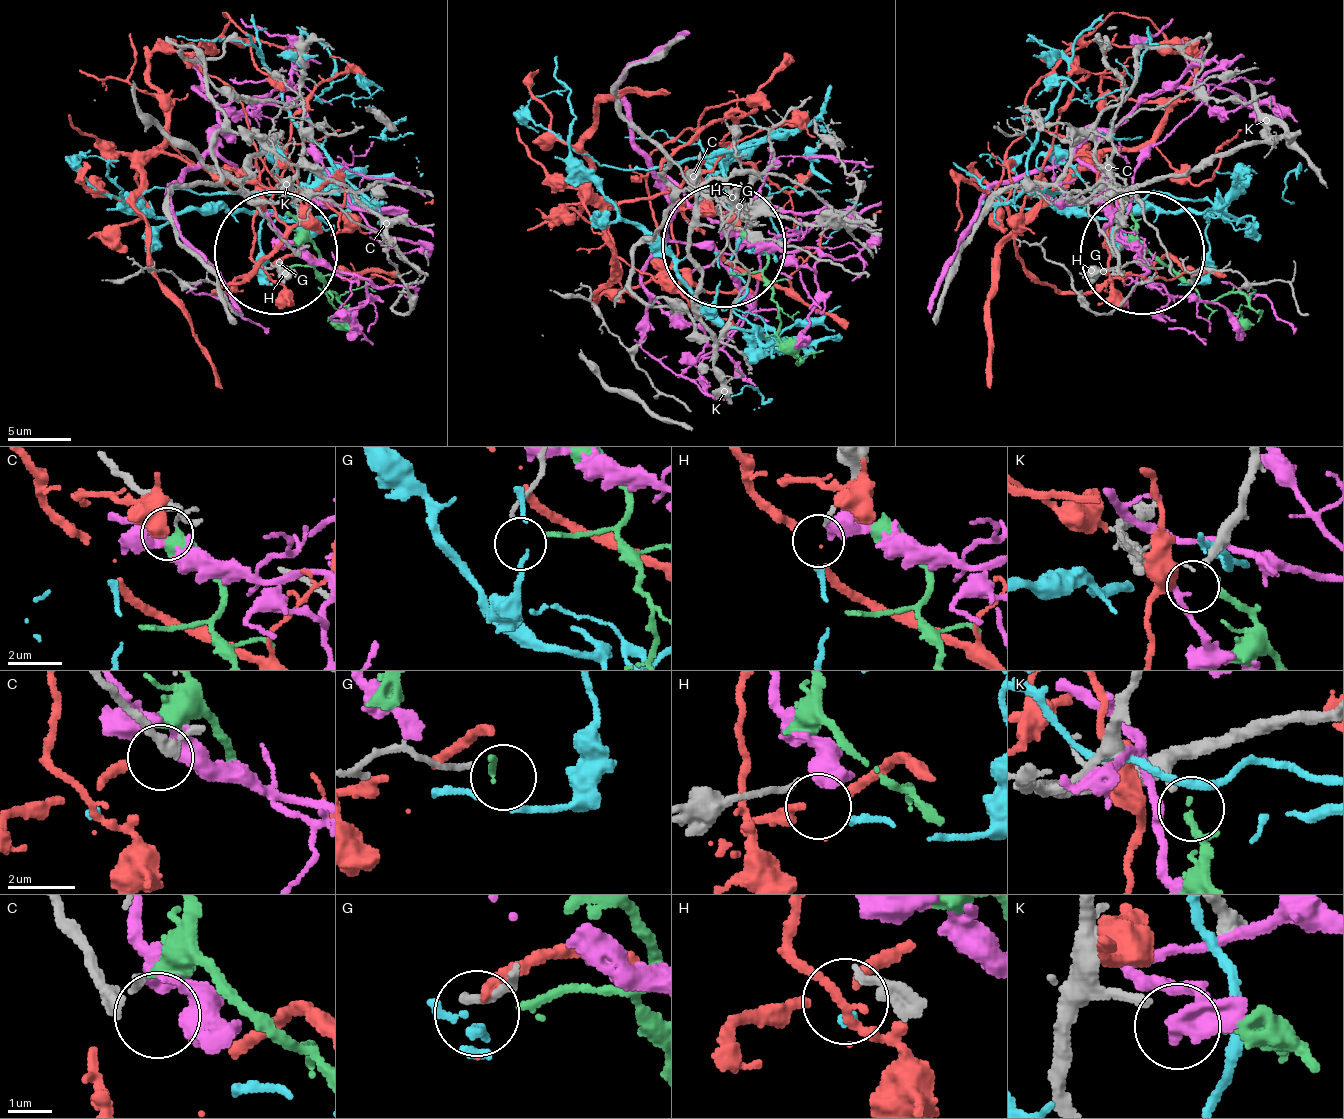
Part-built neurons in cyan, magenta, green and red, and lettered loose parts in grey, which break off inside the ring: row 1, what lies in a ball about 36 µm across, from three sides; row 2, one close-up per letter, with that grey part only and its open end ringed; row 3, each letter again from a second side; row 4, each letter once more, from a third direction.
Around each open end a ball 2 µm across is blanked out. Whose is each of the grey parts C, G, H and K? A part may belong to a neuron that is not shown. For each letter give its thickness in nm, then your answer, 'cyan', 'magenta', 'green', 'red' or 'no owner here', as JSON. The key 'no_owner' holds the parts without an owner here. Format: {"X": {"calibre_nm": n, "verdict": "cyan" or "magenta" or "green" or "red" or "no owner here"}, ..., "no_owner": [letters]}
{"C": {"calibre_nm": 280, "verdict": "no owner here"}, "G": {"calibre_nm": 160, "verdict": "no owner here"}, "H": {"calibre_nm": 160, "verdict": "cyan"}, "K": {"calibre_nm": 200, "verdict": "green"}, "no_owner": ["C", "G"]}

